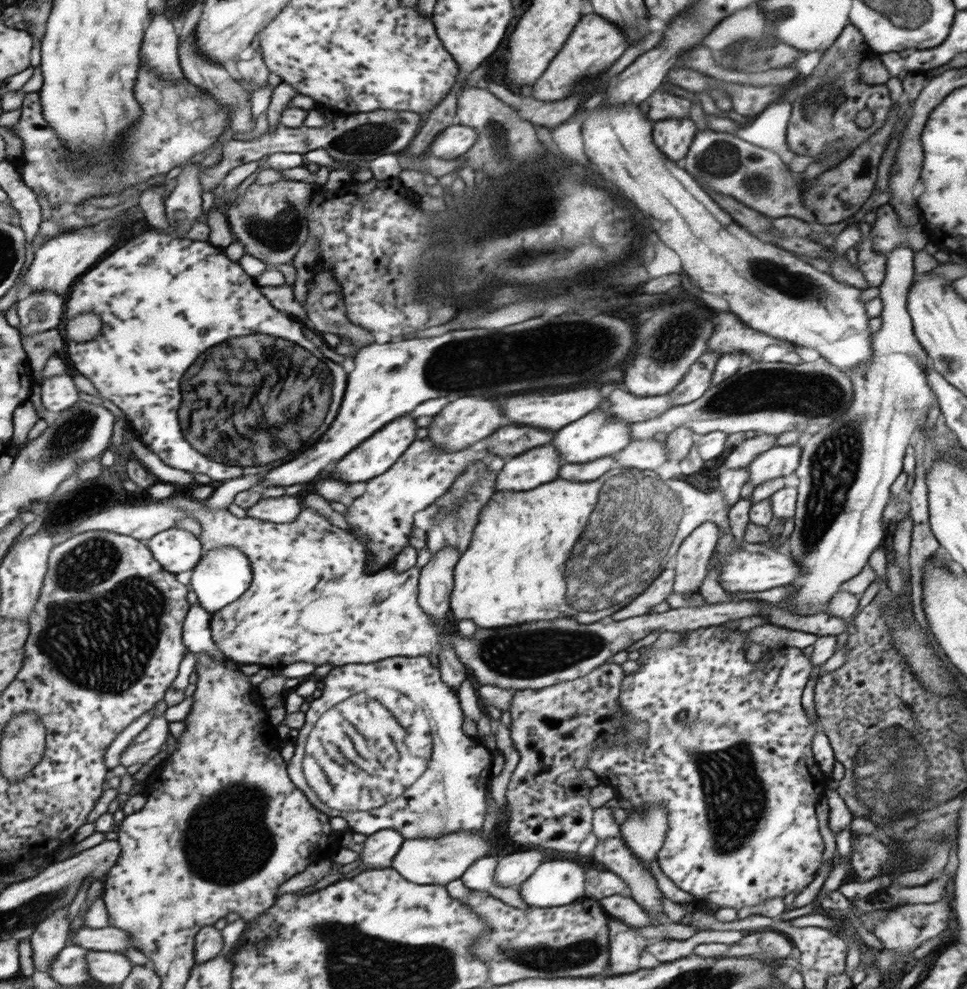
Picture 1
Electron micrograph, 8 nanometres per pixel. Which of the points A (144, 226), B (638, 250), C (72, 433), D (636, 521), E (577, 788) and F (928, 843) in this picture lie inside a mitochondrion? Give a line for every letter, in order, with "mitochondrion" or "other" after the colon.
A: other
B: other
C: mitochondrion
D: mitochondrion
E: other
F: mitochondrion

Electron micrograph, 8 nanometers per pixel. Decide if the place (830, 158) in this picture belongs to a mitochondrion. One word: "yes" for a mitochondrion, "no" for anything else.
no

